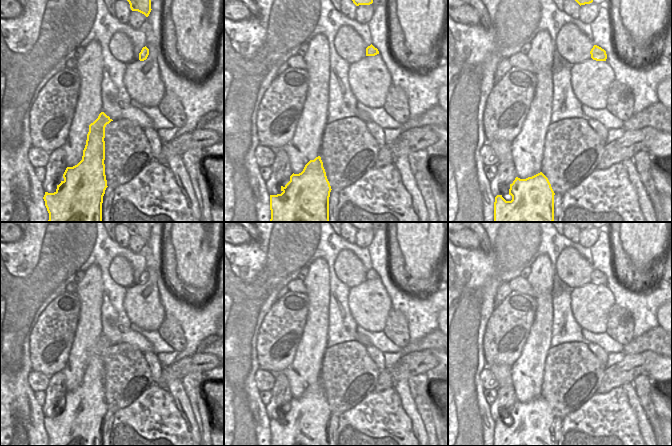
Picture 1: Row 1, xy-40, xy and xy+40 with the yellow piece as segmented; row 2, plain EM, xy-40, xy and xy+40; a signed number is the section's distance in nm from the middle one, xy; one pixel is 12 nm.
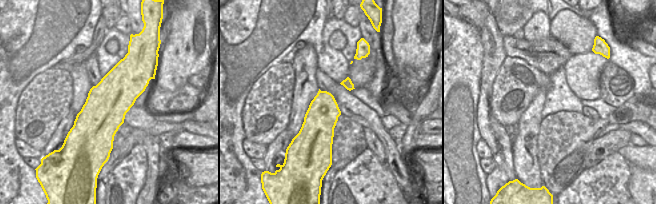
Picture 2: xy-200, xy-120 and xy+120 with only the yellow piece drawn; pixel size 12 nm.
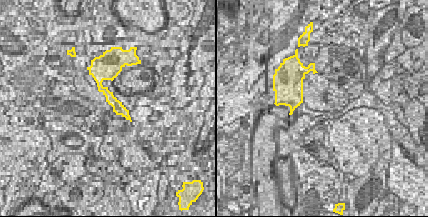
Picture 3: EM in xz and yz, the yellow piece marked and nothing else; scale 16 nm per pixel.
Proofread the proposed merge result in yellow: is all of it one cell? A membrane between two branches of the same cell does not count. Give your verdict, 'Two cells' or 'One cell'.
One cell

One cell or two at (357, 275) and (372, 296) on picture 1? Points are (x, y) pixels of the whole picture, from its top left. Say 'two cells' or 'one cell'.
two cells

